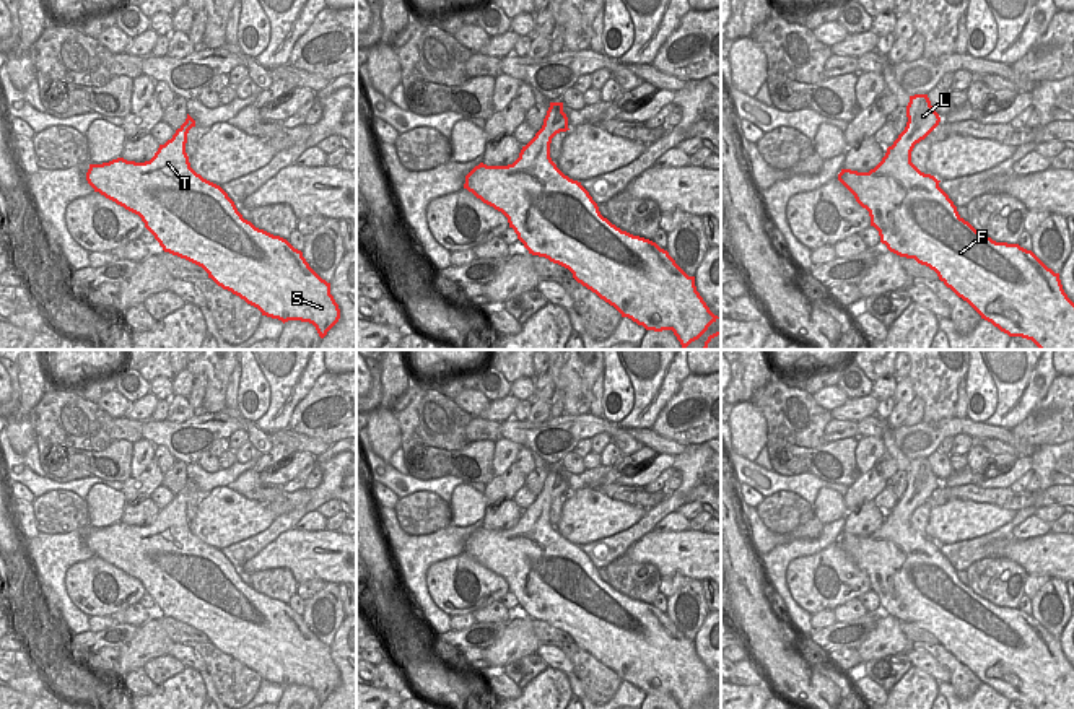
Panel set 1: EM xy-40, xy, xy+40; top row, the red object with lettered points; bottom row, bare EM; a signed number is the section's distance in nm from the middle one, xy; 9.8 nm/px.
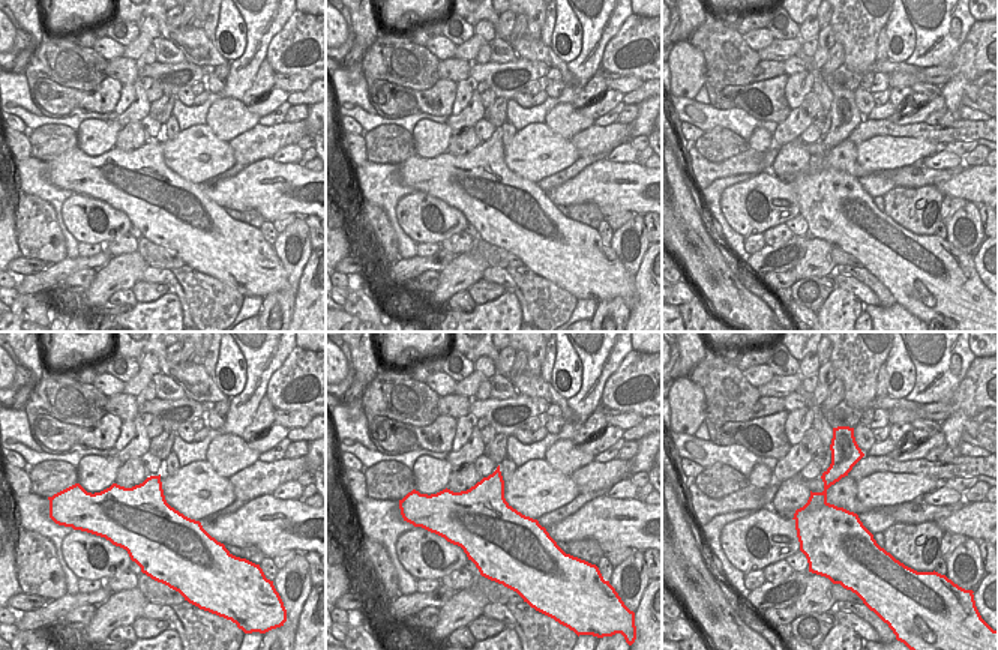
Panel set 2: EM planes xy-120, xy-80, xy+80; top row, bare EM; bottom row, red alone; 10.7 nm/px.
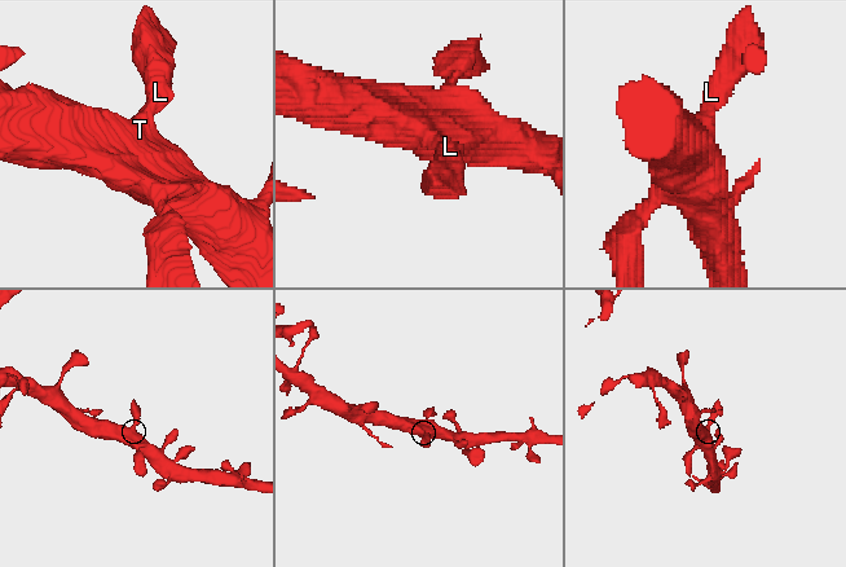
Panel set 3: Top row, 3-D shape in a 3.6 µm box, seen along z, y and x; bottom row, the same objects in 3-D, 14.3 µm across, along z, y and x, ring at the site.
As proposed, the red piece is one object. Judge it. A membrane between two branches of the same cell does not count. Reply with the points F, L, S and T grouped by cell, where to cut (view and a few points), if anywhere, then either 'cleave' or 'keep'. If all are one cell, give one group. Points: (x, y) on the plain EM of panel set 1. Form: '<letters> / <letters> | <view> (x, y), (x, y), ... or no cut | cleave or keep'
F L S T | no cut | keep

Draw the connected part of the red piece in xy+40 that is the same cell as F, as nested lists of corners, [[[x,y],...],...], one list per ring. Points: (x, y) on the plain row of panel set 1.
[[[928,459],[910,460],[906,470],[906,491],[887,512],[882,525],[869,537],[841,533],[838,545],[854,559],[856,566],[869,576],[871,590],[879,595],[880,607],[900,621],[915,623],[929,631],[939,644],[958,662],[967,665],[981,683],[991,686],[1009,701],[1022,701],[1035,709],[1074,709],[1074,667],[1063,654],[1059,637],[1048,633],[1032,615],[1019,608],[996,607],[965,585],[949,559],[939,551],[934,540],[921,537],[911,527],[911,515],[941,486]]]

